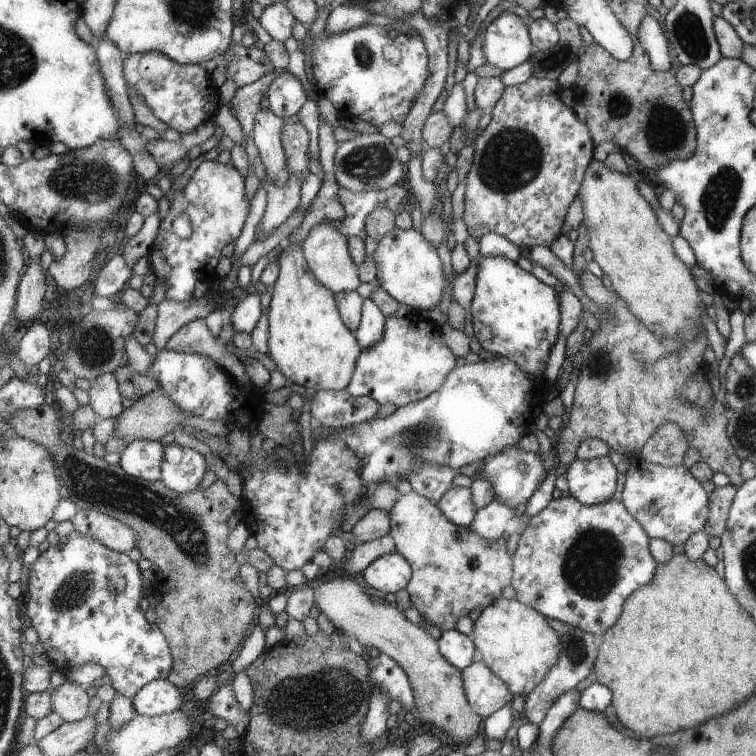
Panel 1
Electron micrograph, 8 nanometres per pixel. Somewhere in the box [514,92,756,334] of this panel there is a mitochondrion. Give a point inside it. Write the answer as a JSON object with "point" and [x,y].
{"point":[717,201]}

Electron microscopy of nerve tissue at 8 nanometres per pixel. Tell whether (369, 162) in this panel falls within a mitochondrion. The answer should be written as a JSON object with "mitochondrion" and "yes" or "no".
{"mitochondrion":"yes"}

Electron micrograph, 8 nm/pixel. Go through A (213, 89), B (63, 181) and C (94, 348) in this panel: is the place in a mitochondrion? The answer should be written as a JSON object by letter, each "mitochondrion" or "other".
{"A":"other","B":"mitochondrion","C":"mitochondrion"}

